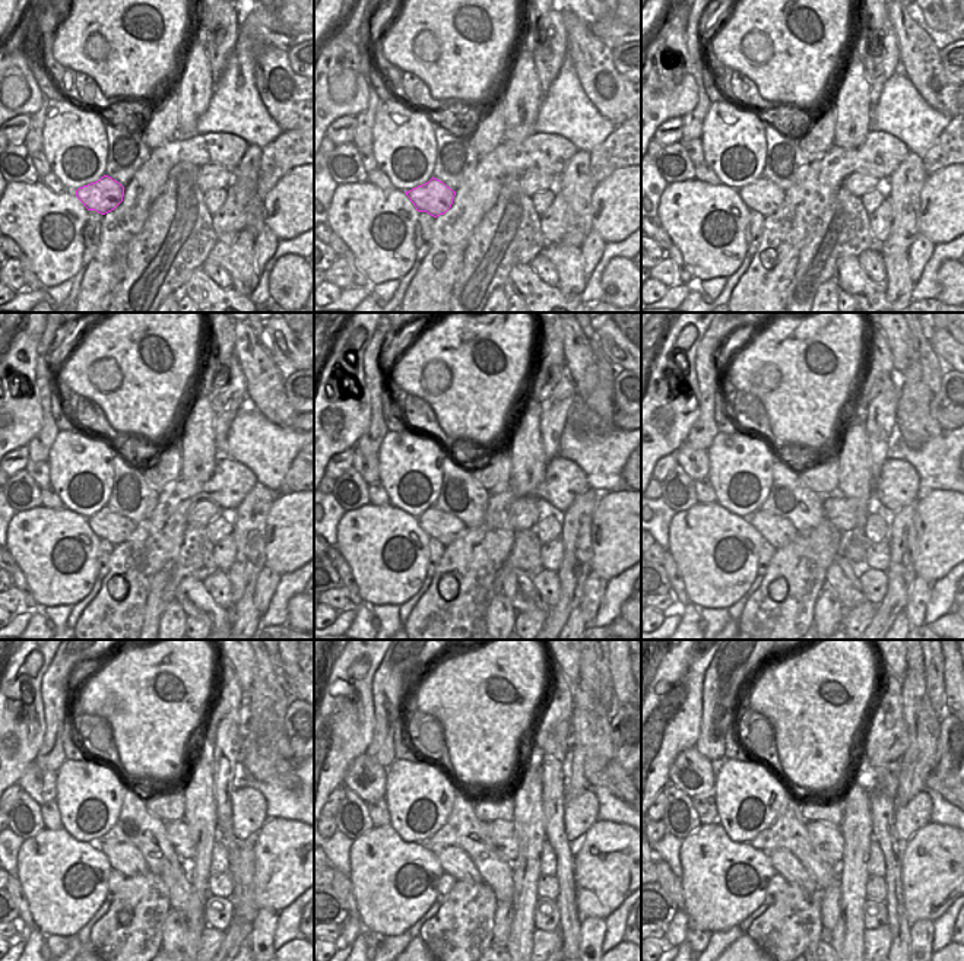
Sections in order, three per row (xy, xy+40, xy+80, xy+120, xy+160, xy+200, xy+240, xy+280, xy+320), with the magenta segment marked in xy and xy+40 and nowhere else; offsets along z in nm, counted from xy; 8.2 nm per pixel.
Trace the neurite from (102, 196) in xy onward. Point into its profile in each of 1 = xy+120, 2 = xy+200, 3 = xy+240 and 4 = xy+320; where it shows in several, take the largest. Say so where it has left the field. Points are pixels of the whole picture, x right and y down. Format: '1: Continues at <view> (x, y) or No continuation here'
1: Continues at xy+120 (108, 525)
2: Continues at xy+200 (779, 532)
3: Continues at xy+240 (126, 859)
4: Continues at xy+320 (785, 862)

